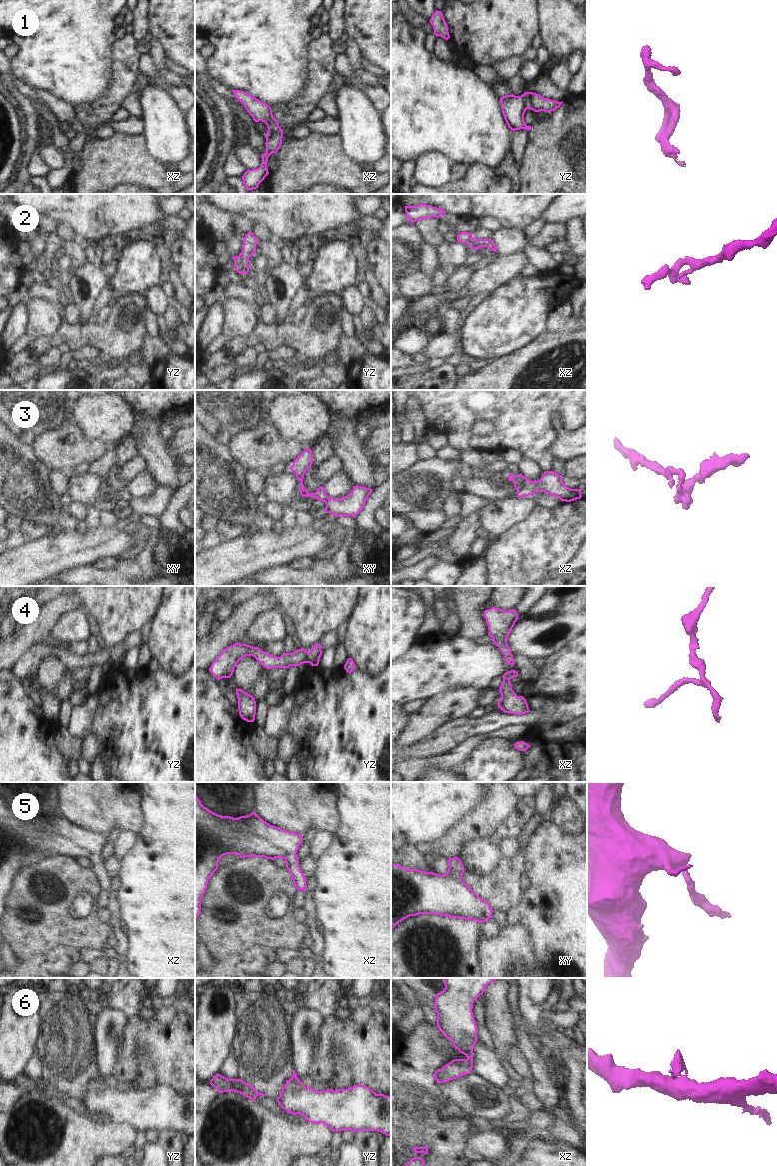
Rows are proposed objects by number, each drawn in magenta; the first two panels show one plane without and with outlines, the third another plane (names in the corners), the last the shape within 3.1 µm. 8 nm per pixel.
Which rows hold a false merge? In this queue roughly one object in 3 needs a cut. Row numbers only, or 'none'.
2, 3, 6

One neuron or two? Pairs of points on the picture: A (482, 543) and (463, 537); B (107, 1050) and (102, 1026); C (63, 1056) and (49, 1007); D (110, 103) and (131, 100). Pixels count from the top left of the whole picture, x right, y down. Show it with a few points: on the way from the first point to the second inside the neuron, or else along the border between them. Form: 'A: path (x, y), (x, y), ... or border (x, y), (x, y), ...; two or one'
A: border (478, 537), (473, 542), (468, 557); two
B: path (107, 1044), (104, 1032); one
C: path (63, 1044), (63, 1021), (61, 1019); one
D: border (132, 93), (124, 99), (121, 107); two

